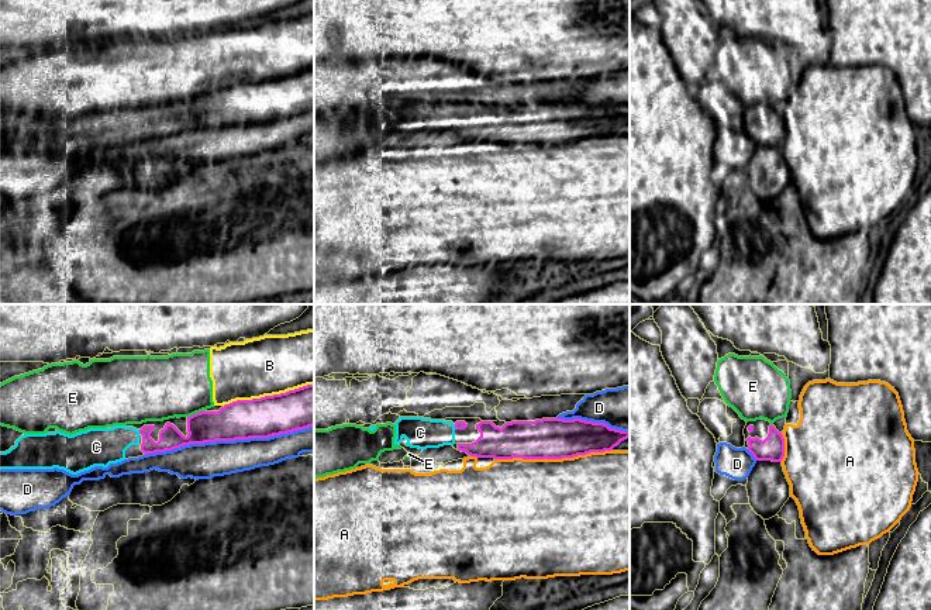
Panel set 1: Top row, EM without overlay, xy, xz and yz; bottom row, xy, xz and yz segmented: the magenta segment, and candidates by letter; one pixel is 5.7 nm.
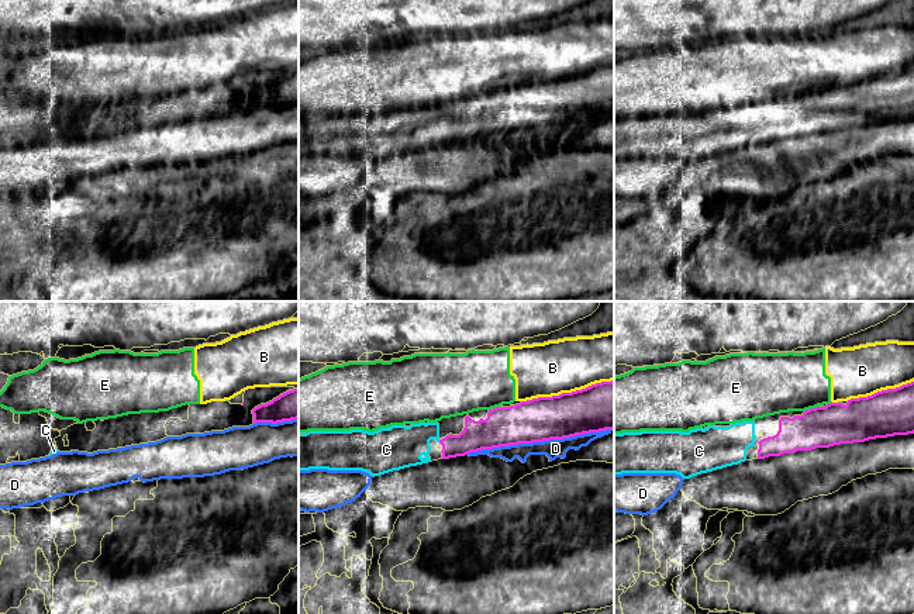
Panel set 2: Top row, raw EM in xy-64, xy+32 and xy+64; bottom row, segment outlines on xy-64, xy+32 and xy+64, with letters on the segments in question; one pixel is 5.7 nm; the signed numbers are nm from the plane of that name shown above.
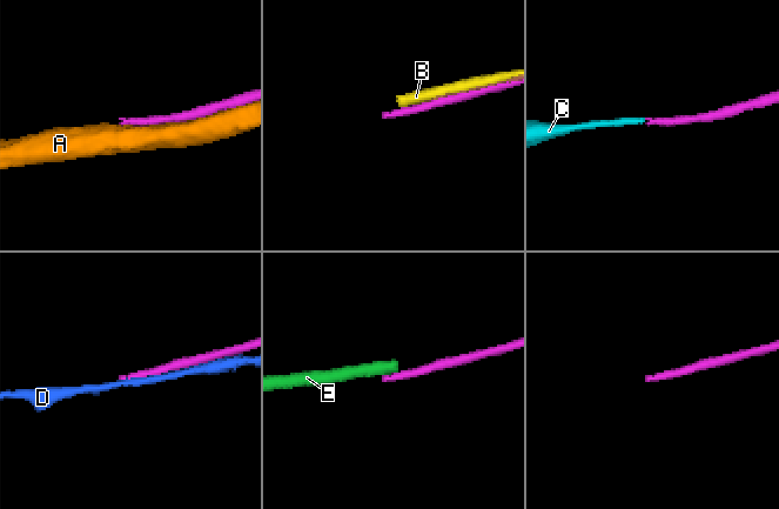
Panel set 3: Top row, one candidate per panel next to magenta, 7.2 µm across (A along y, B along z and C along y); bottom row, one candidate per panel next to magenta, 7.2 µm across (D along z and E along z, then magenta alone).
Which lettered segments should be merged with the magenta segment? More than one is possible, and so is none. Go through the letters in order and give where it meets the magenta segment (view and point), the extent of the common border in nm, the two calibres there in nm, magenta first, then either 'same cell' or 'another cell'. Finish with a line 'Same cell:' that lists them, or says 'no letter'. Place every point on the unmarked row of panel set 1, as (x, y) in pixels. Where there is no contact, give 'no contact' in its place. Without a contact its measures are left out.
A: meets magenta in xz at (552, 142); contact 650 nm long; 240 nm thick on the magenta side, 500 nm on the other; another cell
B: meets magenta in xy at (269, 81); contact 500 nm long; 240 nm thick on the magenta side, 340 nm on the other; another cell
C: meets magenta in xy at (140, 116); contact 30 nm long; 130 nm thick on the magenta side, 220 nm on the other; same cell
D: meets magenta in xy at (228, 124); contact 950 nm long; 220 nm thick on the magenta side, 200 nm on the other; another cell
E: meets magenta in xy at (196, 97); contact 110 nm long; 220 nm thick on the magenta side, 360 nm on the other; another cell
Same cell: C

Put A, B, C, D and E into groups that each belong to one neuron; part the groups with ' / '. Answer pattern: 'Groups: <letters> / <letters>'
Groups: A / B E / C / D

